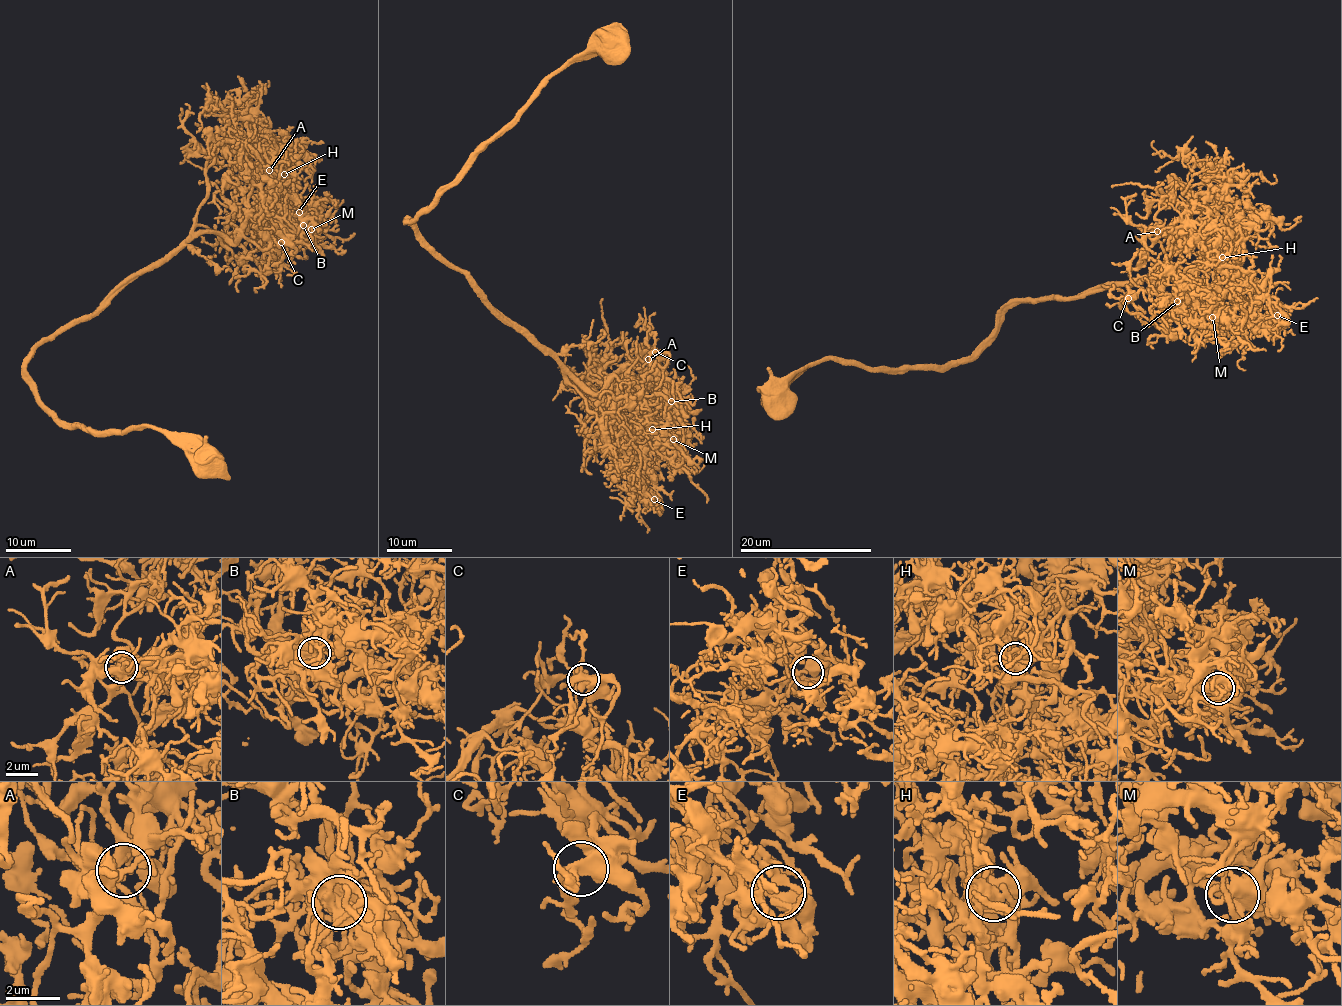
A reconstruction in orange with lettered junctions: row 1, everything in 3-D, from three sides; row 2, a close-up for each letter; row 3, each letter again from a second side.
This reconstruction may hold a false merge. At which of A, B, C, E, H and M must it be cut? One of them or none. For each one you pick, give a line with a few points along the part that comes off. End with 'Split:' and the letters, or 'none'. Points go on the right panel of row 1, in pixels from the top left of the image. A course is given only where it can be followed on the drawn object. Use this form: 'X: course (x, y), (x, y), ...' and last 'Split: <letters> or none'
Split: none

